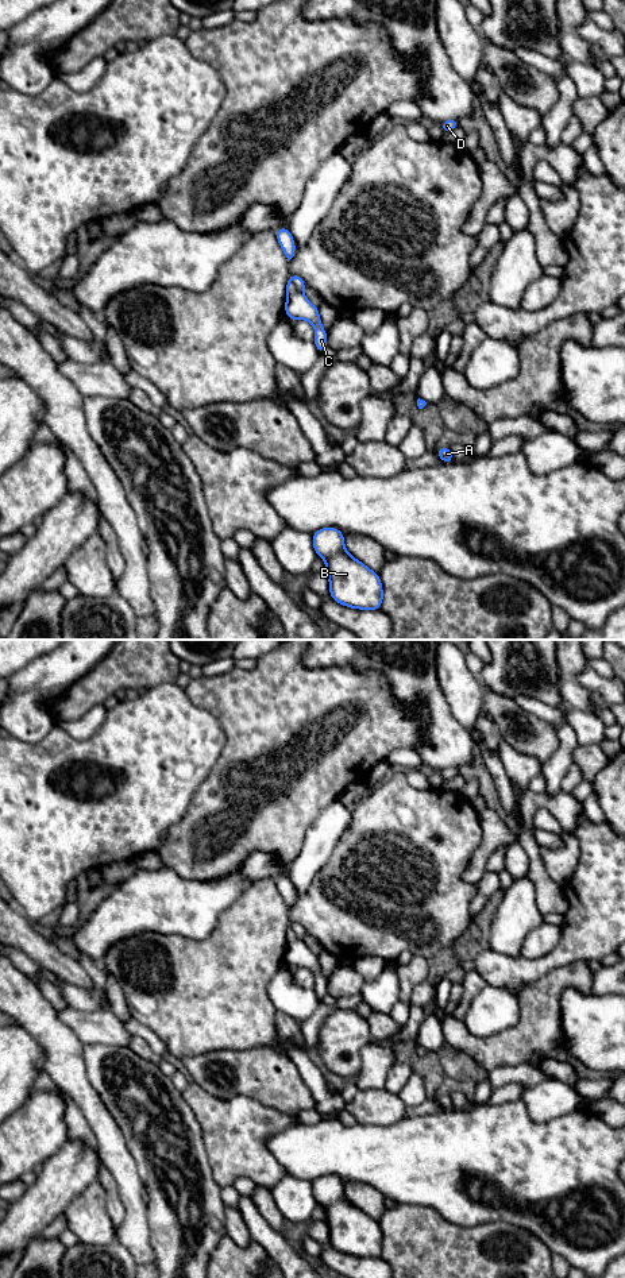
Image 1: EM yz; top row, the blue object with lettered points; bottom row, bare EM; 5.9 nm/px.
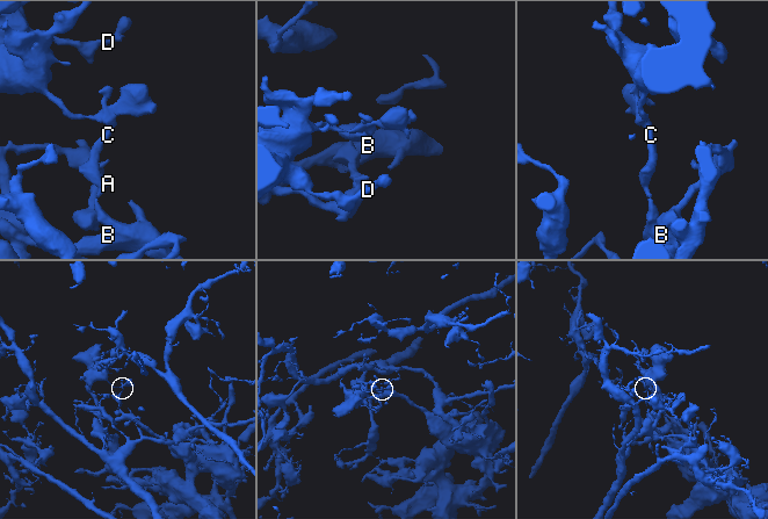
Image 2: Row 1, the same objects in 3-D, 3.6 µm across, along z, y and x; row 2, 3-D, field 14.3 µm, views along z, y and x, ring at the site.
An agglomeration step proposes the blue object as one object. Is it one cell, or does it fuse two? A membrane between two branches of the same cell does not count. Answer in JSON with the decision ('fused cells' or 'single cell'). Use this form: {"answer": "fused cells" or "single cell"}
{"answer": "fused cells"}

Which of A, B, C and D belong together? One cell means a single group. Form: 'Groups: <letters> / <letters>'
Groups: A D / B C

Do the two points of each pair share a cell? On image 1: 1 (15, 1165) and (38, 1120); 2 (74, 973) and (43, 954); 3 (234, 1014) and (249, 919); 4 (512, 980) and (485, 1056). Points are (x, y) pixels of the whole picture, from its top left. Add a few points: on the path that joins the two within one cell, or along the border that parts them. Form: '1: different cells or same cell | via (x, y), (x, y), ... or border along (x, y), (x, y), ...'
1: same cell | via (16, 1154), (18, 1147), (34, 1131)
2: same cell | via (66, 969), (51, 958)
3: same cell | via (234, 991), (234, 964), (249, 942)
4: different cells | border along (544, 976), (527, 983), (517, 995)

